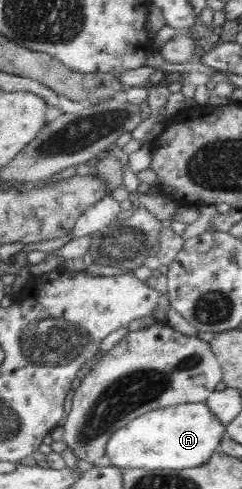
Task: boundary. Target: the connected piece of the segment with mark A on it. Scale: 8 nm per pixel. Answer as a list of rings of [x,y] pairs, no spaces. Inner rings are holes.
[[[204,402],[175,404],[146,412],[115,431],[108,444],[107,462],[121,470],[139,468],[183,471],[206,464],[213,453],[219,452],[225,434],[226,426],[219,422]]]

